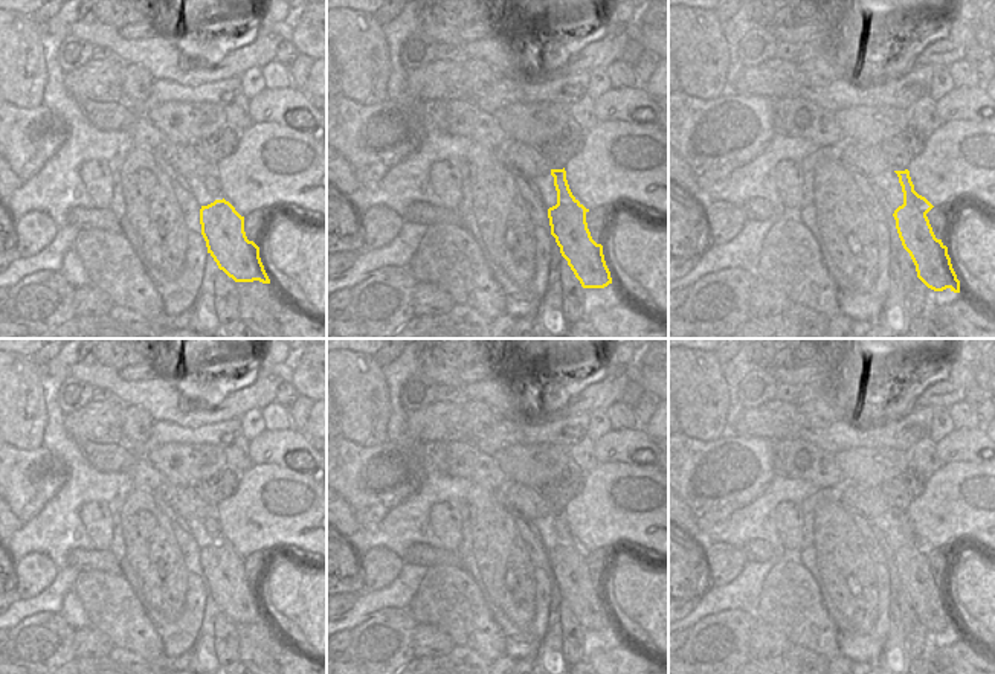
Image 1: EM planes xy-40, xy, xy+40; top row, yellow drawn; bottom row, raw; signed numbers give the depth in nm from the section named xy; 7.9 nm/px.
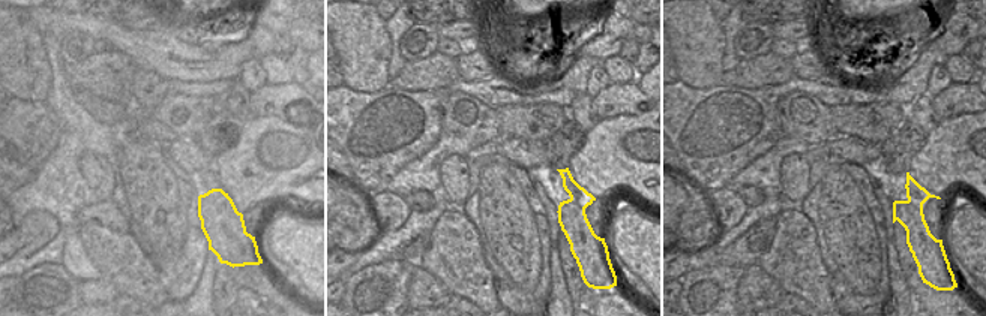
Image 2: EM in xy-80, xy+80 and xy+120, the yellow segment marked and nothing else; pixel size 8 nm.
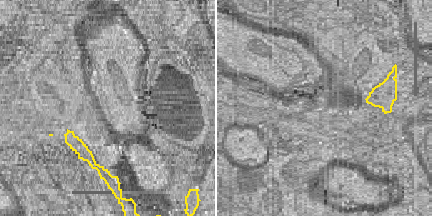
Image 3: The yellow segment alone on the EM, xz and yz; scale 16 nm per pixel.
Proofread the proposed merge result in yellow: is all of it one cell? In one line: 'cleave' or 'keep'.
cleave

